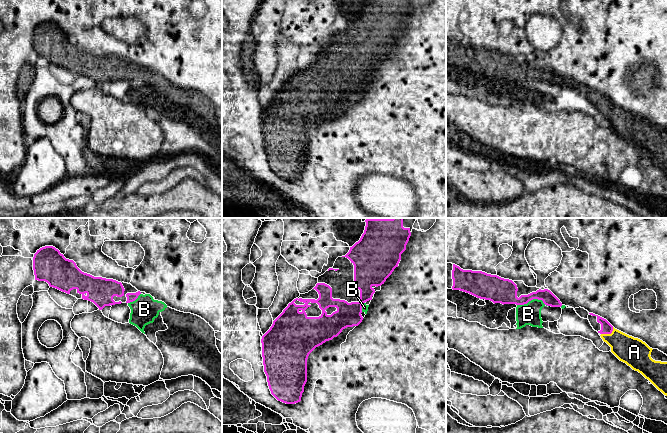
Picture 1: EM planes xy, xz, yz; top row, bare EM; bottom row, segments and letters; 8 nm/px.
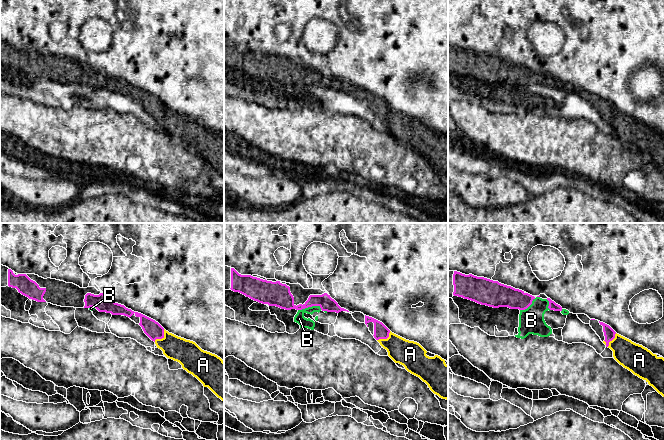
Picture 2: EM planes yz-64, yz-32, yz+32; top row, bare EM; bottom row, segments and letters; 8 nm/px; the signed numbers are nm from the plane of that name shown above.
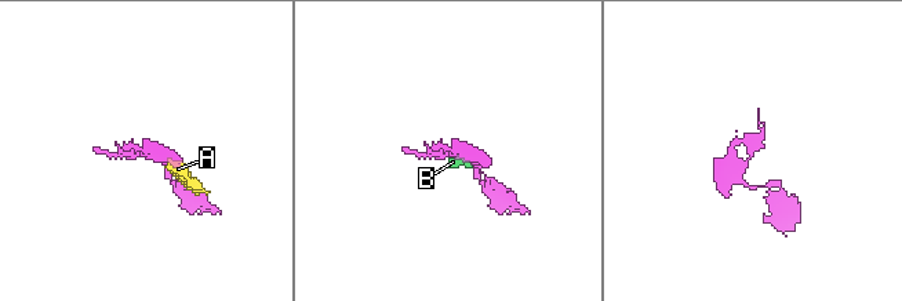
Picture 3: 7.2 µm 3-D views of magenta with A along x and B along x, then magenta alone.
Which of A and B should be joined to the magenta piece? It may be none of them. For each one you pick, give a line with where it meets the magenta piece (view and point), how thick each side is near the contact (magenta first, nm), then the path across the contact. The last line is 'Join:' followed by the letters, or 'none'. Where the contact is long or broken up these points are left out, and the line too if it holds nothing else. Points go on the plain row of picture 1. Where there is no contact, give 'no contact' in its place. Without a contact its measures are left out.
A: contact yz (608, 109); calibres 100 and 220 nm
B: contact yz (533, 74); calibres 200 and 180 nm; way yz (504, 67), (515, 76), (533, 74), (528, 90)
Join: A, B

